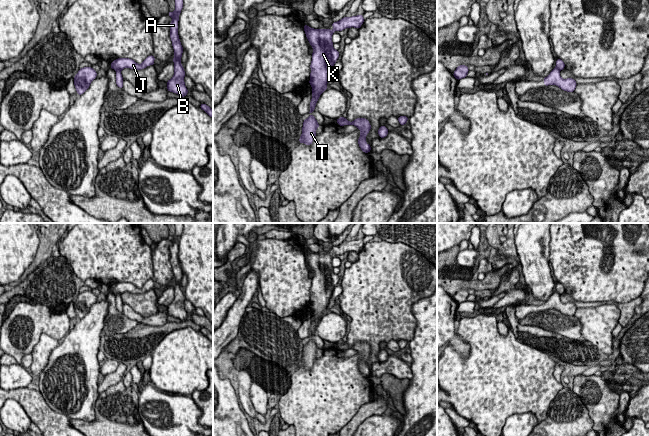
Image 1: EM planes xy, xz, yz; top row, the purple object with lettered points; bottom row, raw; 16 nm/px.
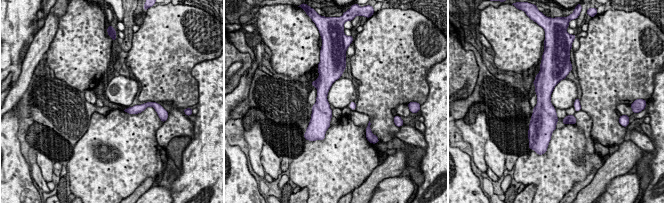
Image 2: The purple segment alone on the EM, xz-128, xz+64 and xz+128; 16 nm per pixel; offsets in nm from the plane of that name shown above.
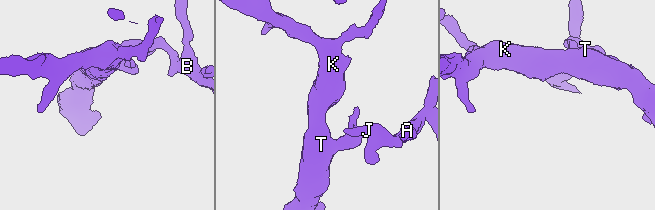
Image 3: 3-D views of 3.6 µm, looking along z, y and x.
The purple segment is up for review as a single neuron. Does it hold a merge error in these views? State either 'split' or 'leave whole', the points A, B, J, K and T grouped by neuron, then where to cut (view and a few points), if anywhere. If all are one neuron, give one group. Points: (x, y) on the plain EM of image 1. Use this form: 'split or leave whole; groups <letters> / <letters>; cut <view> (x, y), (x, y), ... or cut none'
split; groups A B J / K T; cut xy (120, 294), (116, 295)

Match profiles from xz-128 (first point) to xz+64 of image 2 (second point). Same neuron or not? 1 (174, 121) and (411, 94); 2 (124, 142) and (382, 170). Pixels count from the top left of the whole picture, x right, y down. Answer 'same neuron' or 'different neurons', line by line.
1: different neurons
2: different neurons

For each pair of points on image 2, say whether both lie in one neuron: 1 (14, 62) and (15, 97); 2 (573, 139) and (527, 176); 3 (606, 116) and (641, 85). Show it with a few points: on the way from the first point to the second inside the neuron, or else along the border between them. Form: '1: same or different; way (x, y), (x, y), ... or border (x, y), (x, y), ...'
1: different; border (24, 59), (21, 65), (21, 72), (10, 89)
2: same; way (562, 150), (542, 170), (538, 170)
3: same; way (609, 105), (630, 85)

